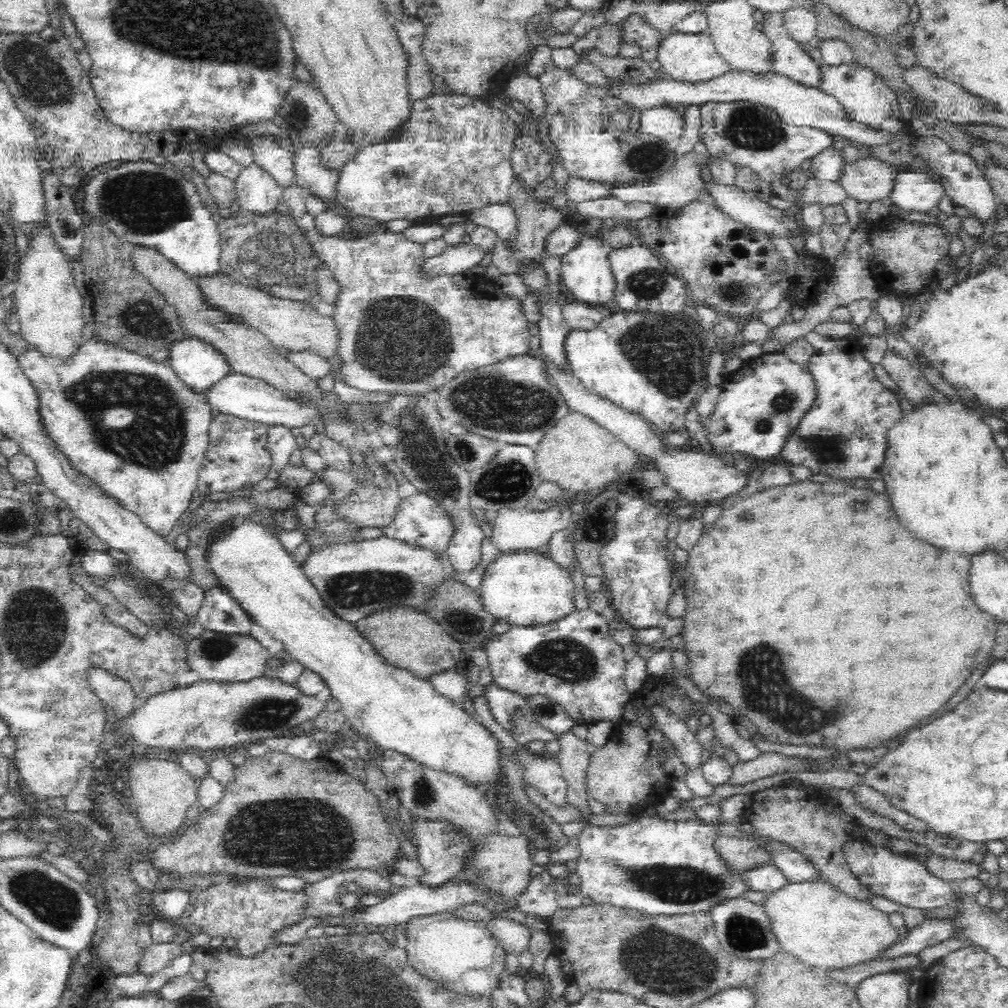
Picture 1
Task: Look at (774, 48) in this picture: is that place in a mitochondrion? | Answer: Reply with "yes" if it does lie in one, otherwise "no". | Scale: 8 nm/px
no

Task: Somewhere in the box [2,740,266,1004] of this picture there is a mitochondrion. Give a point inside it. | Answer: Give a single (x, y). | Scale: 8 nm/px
(49, 900)

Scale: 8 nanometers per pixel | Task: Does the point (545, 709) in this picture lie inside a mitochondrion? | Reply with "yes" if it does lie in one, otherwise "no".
yes

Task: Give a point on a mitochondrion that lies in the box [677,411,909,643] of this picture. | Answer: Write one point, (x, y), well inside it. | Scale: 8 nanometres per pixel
(828, 449)

